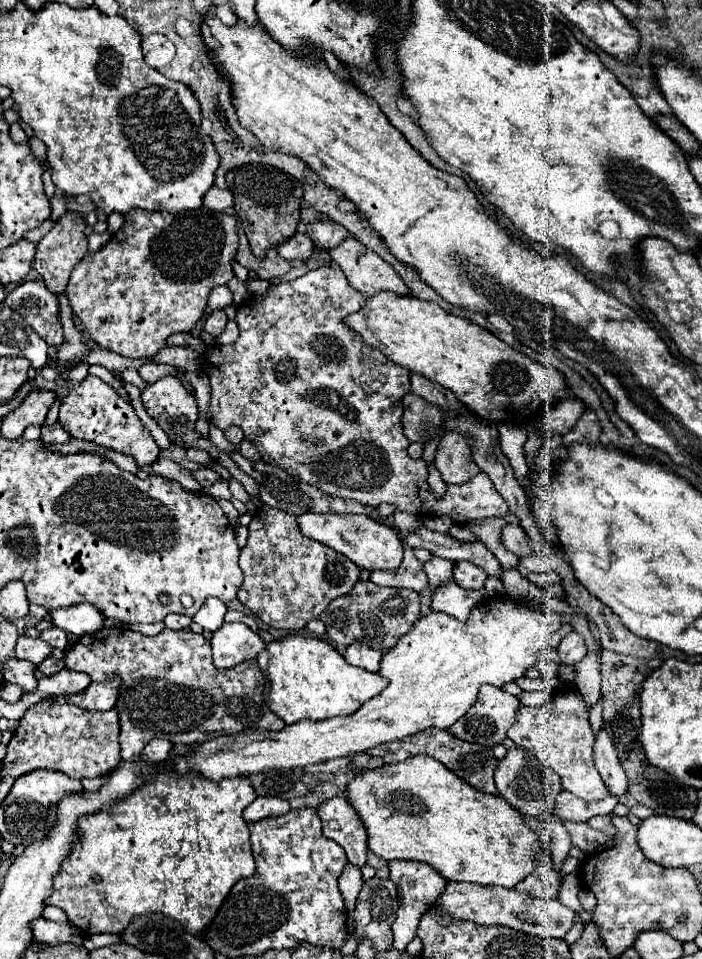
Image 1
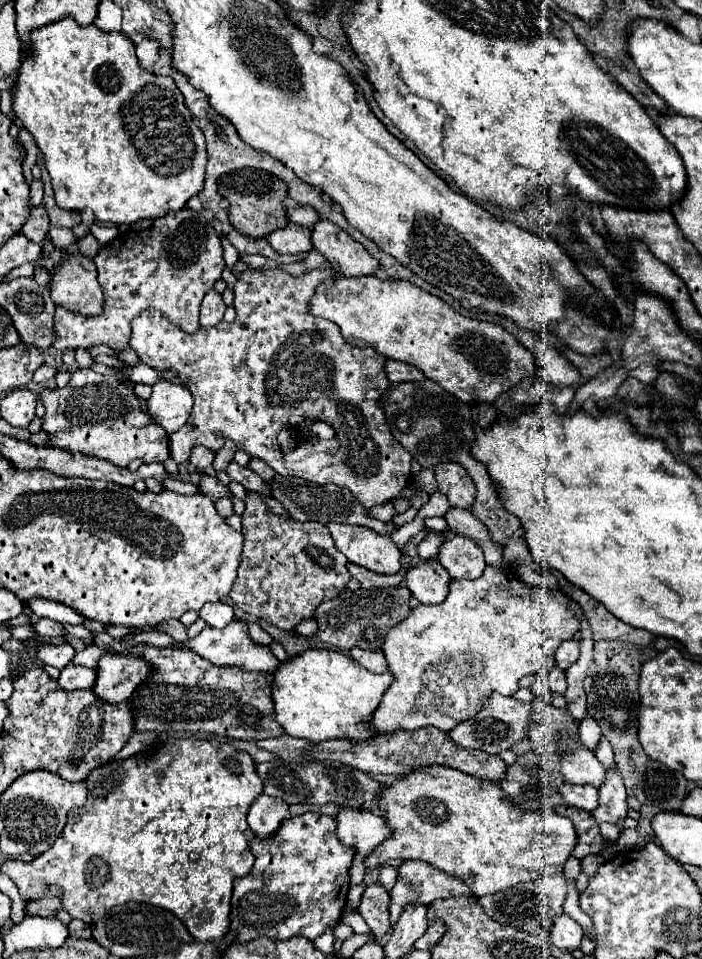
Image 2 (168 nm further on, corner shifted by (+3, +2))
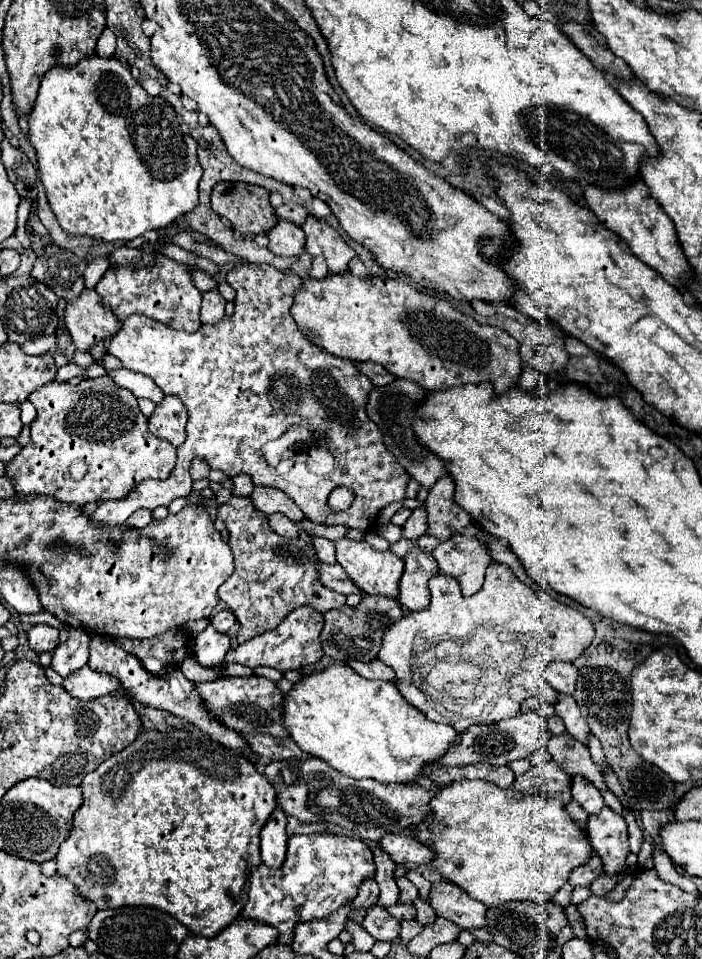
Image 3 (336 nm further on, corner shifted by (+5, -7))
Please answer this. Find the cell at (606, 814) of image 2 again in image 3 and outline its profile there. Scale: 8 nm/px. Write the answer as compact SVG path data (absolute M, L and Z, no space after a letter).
M602 808L600 814L589 815L586 834L594 852L602 858L604 872L620 880L626 874L626 858L630 854L626 820L610 808Z

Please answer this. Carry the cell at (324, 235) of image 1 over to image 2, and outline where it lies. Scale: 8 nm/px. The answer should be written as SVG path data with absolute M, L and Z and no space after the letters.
M304 205L304 207L300 207L300 209L288 211L288 219L290 219L292 223L298 223L298 225L302 225L302 227L312 229L312 227L320 221L320 215L316 213L316 209Z

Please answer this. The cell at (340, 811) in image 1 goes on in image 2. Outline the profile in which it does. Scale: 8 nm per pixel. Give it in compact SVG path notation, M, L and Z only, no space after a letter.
M340 807L336 815L336 835L340 843L354 849L354 861L348 871L350 885L358 885L364 879L364 859L390 837L390 827L384 819L368 811L352 811L348 807Z

